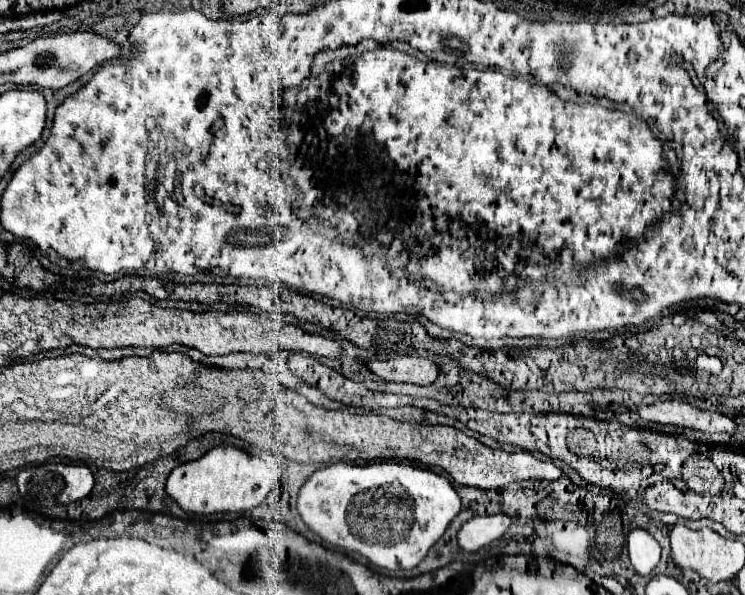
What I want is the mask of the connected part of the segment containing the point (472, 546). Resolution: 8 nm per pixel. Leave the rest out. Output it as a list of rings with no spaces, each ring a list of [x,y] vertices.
[[[492,514],[492,516],[476,516],[470,518],[456,534],[458,546],[464,552],[474,552],[492,540],[504,536],[510,526],[510,518],[506,514]]]

